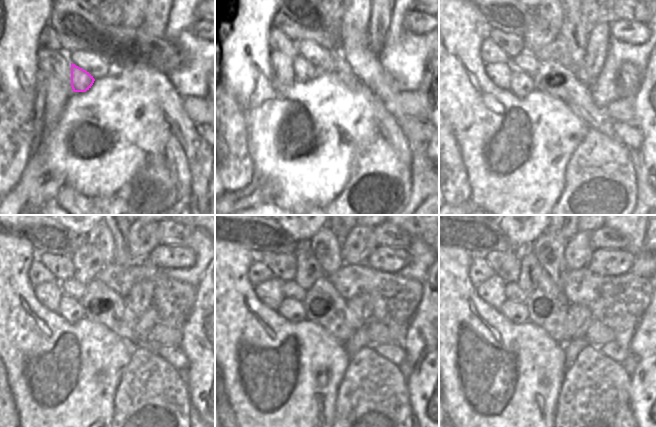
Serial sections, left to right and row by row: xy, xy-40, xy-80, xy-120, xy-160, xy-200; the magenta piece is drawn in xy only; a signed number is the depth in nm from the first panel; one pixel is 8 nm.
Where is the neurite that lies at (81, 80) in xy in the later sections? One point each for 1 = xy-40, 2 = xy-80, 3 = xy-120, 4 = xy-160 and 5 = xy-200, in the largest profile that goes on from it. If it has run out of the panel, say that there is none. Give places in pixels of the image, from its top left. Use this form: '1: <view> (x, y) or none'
1: xy-40 (304, 71)
2: xy-80 (520, 84)
3: xy-120 (70, 308)
4: xy-160 (293, 310)
5: xy-200 (517, 312)

